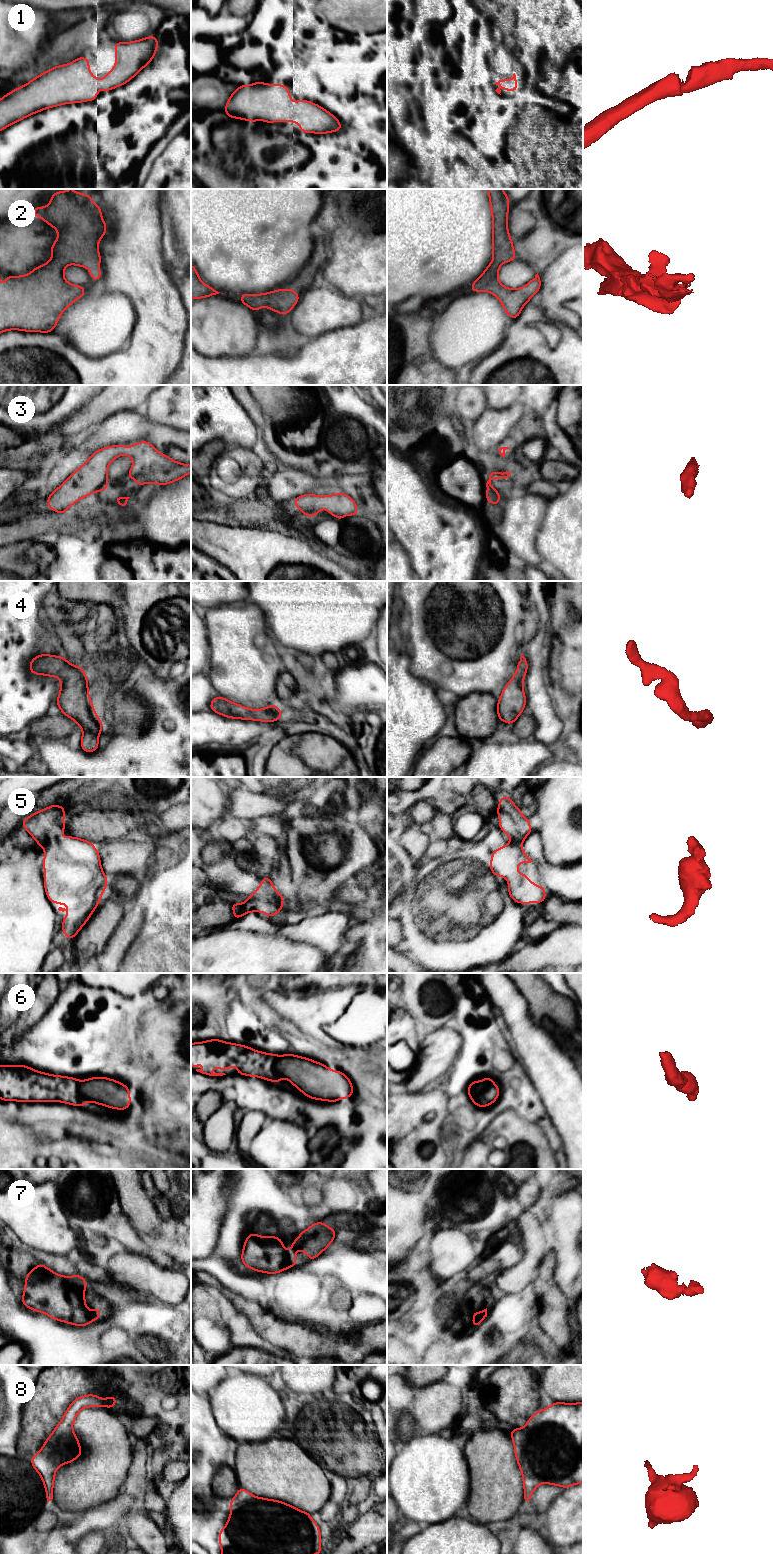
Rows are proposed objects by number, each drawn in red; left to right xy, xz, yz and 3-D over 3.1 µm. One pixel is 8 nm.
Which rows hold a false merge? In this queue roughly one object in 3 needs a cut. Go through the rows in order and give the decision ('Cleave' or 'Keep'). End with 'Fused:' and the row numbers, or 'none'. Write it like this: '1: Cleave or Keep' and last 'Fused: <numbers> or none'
1: Keep
2: Keep
3: Keep
4: Keep
5: Cleave
6: Keep
7: Keep
8: Keep
Fused: 5

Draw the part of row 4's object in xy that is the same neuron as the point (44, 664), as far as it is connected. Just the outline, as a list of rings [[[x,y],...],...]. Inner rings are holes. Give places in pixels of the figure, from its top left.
[[[43,653],[31,660],[29,668],[32,674],[60,679],[61,689],[56,705],[62,714],[74,720],[83,730],[80,742],[82,750],[86,753],[96,751],[103,725],[92,706],[88,678],[82,667],[73,666],[62,656]]]

